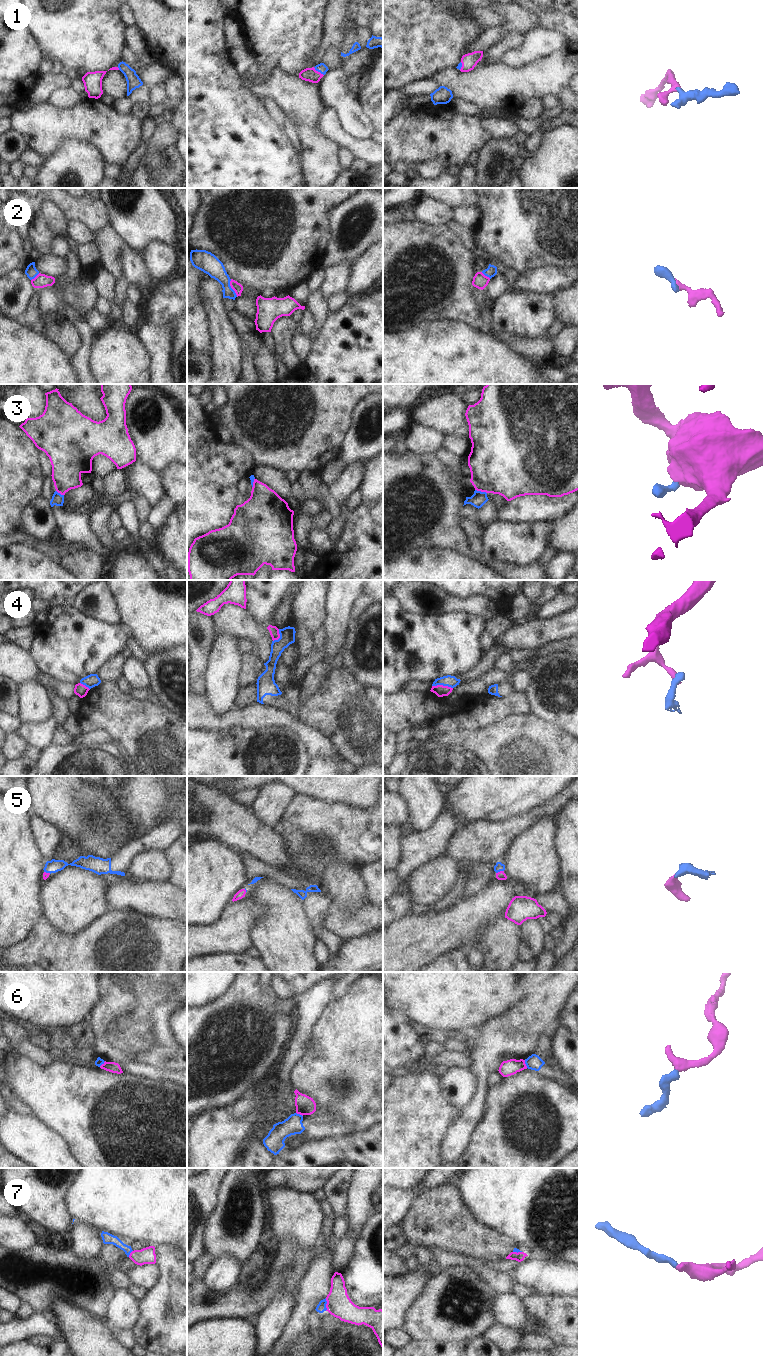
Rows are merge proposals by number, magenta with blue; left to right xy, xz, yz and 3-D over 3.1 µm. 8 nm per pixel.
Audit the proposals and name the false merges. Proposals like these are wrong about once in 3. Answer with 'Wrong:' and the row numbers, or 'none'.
Wrong: 2, 4, 6

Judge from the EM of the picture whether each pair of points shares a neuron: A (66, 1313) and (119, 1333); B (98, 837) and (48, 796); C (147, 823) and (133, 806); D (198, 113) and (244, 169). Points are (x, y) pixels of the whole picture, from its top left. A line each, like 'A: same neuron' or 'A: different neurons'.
A: different neurons
B: same neuron
C: same neuron
D: same neuron

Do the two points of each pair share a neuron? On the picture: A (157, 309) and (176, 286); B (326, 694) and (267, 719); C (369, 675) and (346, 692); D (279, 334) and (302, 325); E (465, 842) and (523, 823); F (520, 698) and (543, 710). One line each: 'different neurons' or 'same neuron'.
A: same neuron
B: different neurons
C: different neurons
D: different neurons
E: same neuron
F: different neurons

